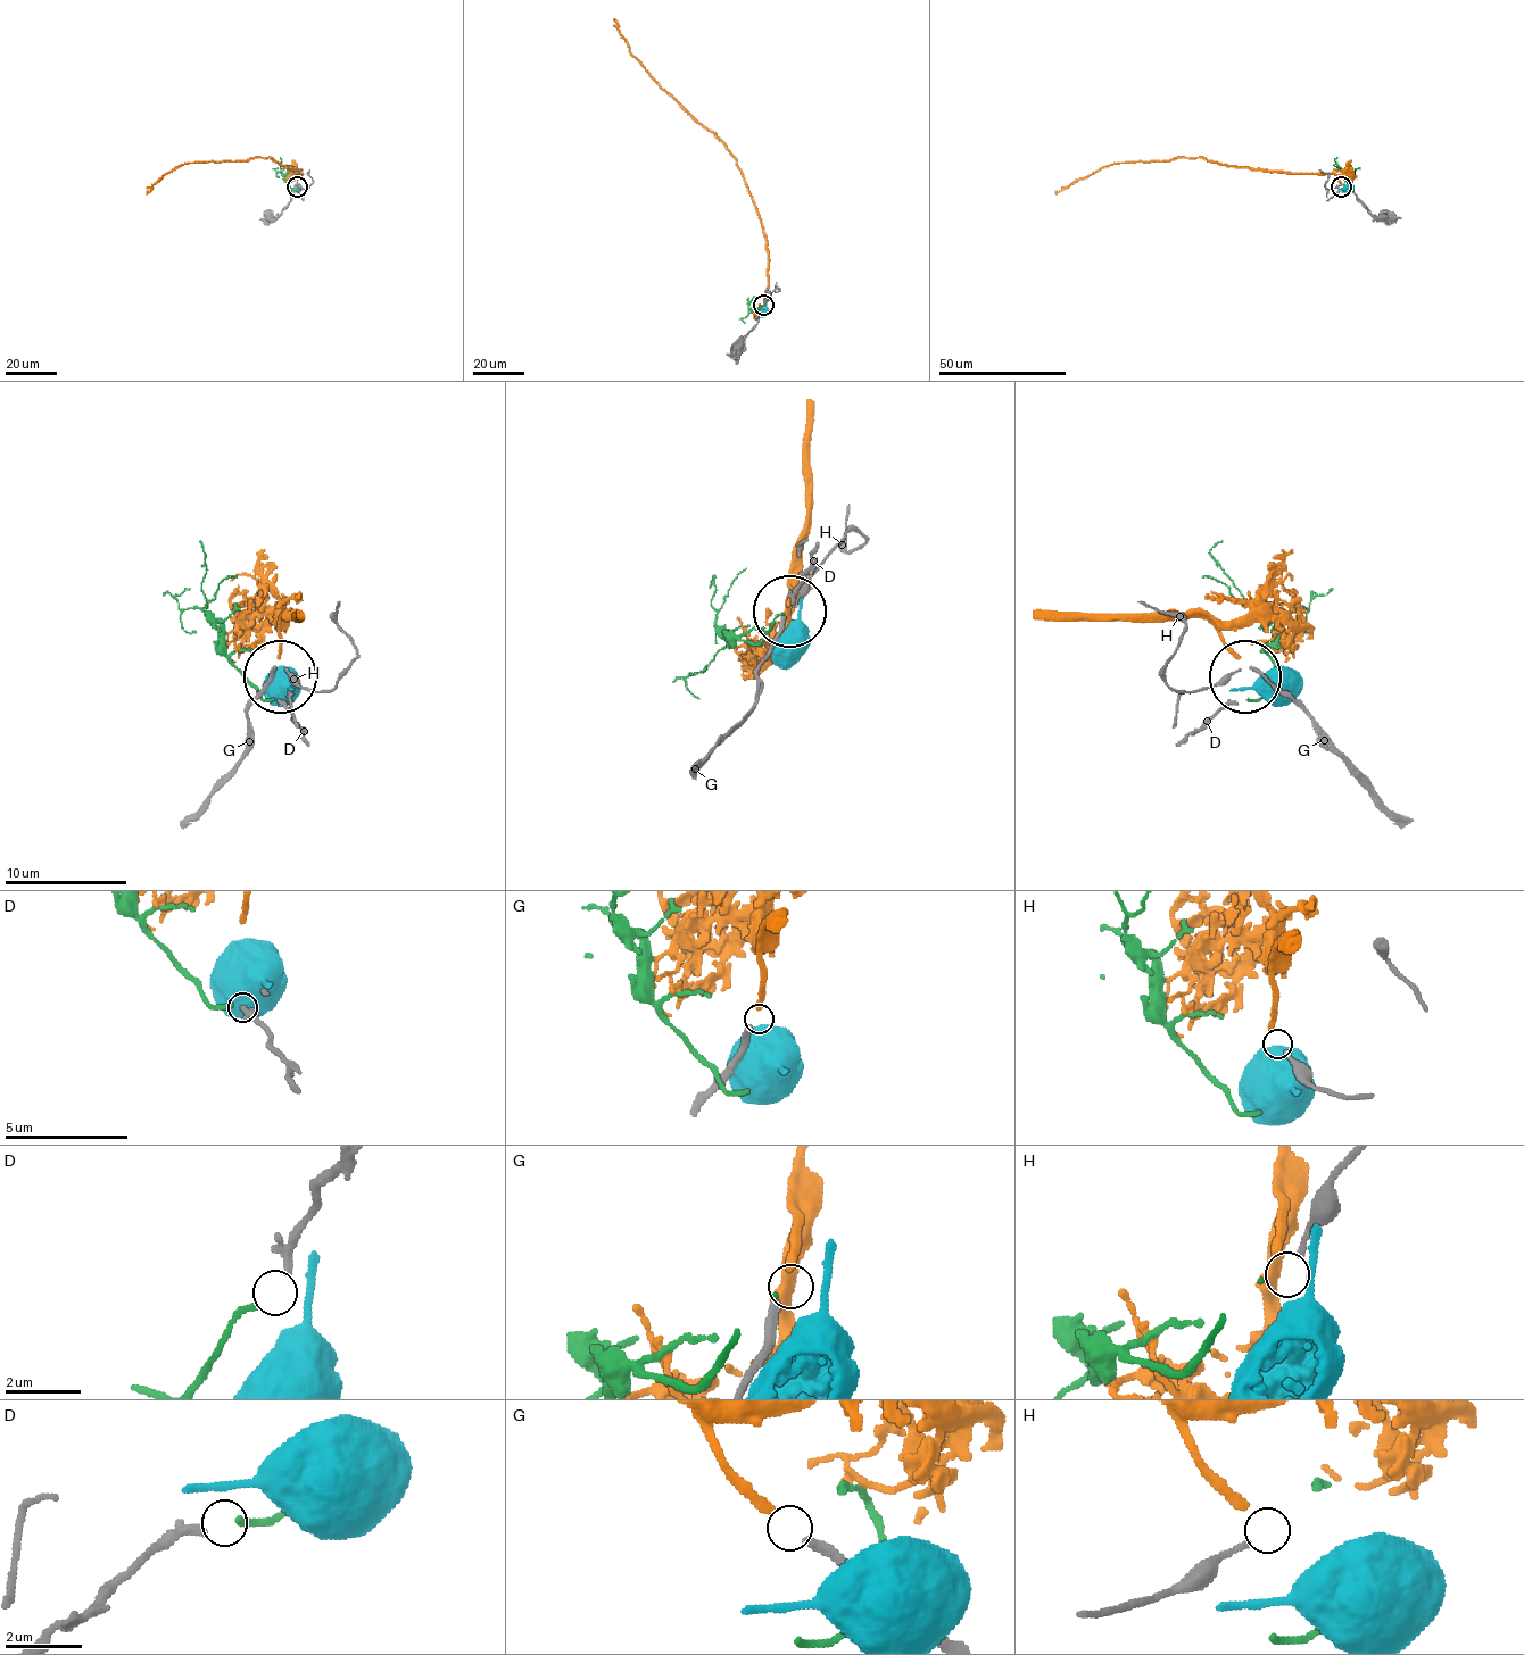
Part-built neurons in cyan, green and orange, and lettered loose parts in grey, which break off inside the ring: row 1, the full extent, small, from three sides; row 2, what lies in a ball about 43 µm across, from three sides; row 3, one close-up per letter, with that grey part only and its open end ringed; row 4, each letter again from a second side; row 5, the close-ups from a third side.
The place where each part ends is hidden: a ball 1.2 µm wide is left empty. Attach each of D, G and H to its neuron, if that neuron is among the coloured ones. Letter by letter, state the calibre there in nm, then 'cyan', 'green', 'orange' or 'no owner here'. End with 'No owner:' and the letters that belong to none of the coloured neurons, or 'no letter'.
D: 260 nm | green
G: 240 nm | orange
H: 130 nm | no owner here
No owner: H

